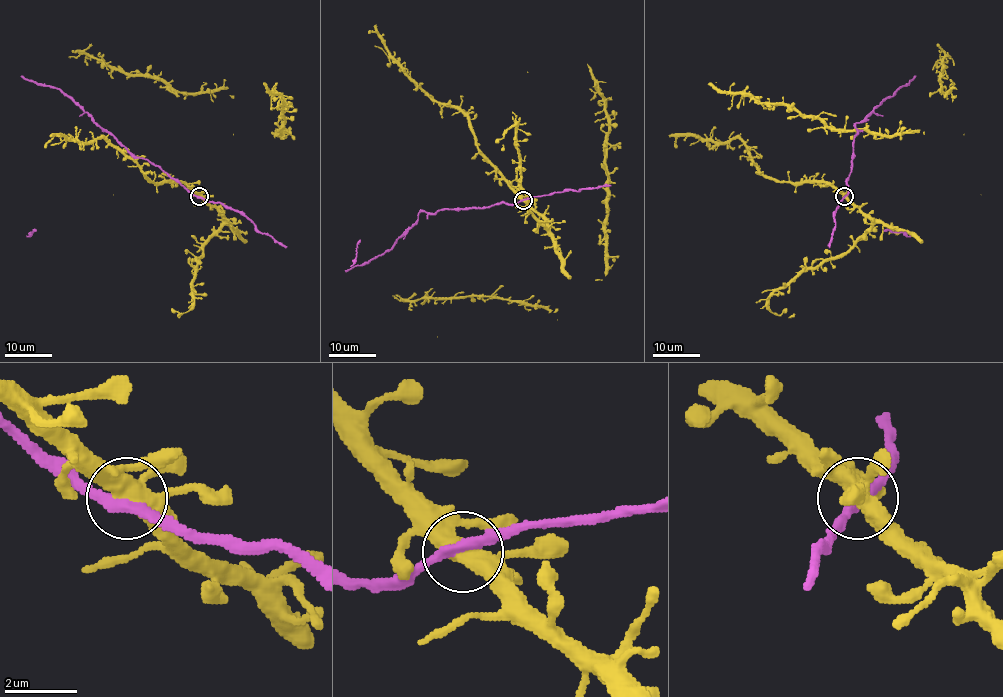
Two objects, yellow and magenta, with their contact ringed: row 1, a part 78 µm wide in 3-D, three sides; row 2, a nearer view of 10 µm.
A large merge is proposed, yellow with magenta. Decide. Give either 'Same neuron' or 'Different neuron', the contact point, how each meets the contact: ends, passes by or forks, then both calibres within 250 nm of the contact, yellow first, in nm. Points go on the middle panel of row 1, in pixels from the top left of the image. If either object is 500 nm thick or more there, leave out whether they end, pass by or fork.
Different neuron. Place: (523, 200). At the ring yellow forks. At the ring magenta passes by. Thickness 460 nm (yellow) against 280 nm

